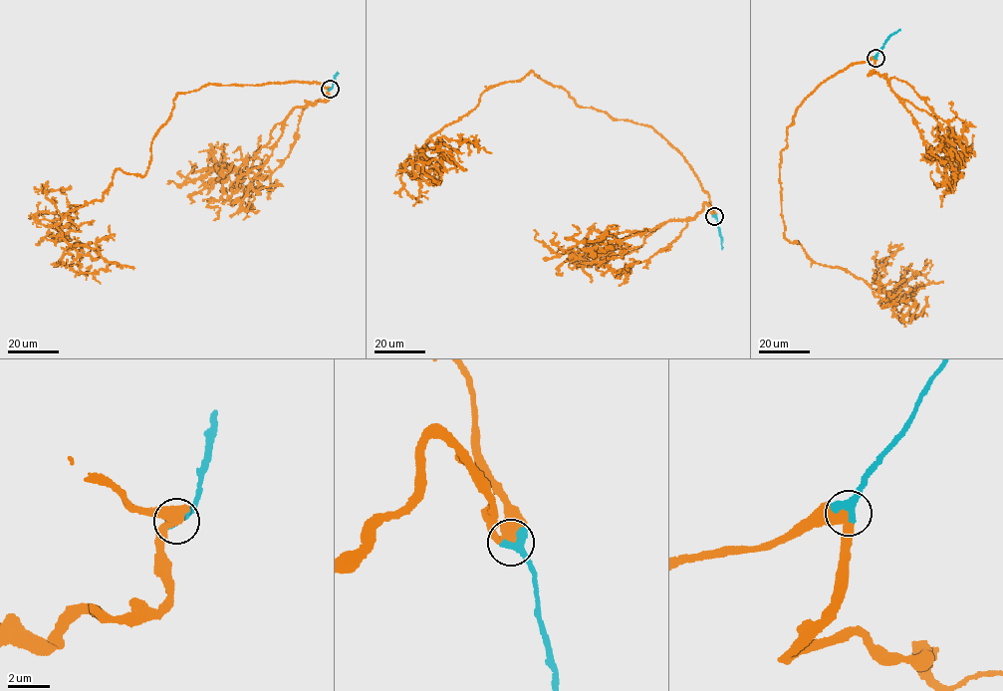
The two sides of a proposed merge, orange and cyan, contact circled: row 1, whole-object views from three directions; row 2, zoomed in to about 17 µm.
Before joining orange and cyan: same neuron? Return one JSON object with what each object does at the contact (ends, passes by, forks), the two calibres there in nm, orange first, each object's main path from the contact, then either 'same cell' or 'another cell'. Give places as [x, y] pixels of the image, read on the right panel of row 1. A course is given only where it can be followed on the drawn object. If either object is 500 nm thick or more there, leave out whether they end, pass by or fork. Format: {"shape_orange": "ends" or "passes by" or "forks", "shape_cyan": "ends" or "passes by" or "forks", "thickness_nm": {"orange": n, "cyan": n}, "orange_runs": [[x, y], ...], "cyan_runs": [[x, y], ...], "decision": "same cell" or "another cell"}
{"shape_orange": "passes by", "shape_cyan": "ends", "thickness_nm": {"orange": 400, "cyan": 480}, "orange_runs": [[876, 57], [797, 109], [781, 151], [782, 217], [784, 237], [813, 261], [881, 290], [885, 307], [897, 299]], "cyan_runs": [[876, 57], [884, 42], [900, 29]], "decision": "same cell"}

